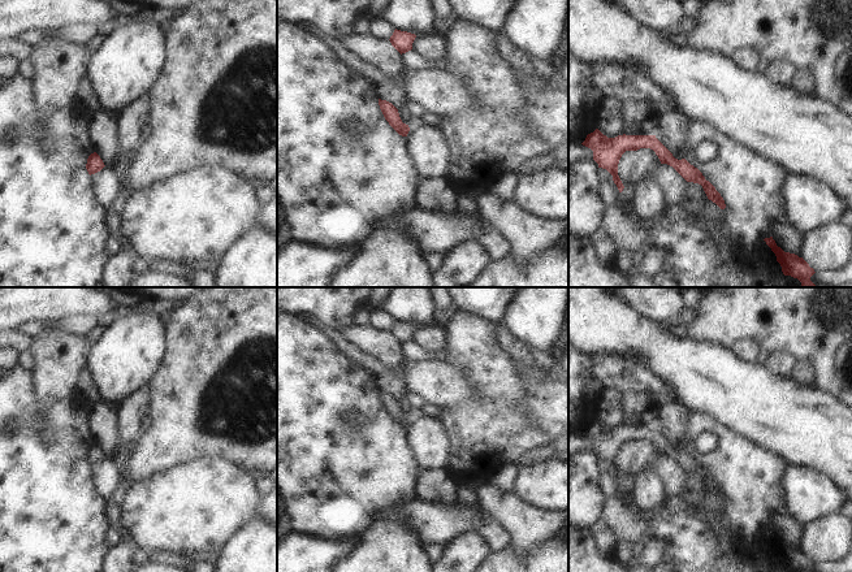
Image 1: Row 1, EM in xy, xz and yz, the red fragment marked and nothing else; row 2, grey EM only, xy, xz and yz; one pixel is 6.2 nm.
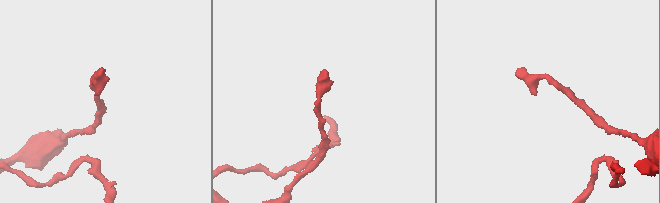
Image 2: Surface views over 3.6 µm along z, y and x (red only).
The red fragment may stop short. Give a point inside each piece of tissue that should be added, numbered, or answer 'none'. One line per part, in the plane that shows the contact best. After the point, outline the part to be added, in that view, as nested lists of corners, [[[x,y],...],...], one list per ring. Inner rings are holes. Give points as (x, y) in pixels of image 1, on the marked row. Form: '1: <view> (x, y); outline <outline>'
none

